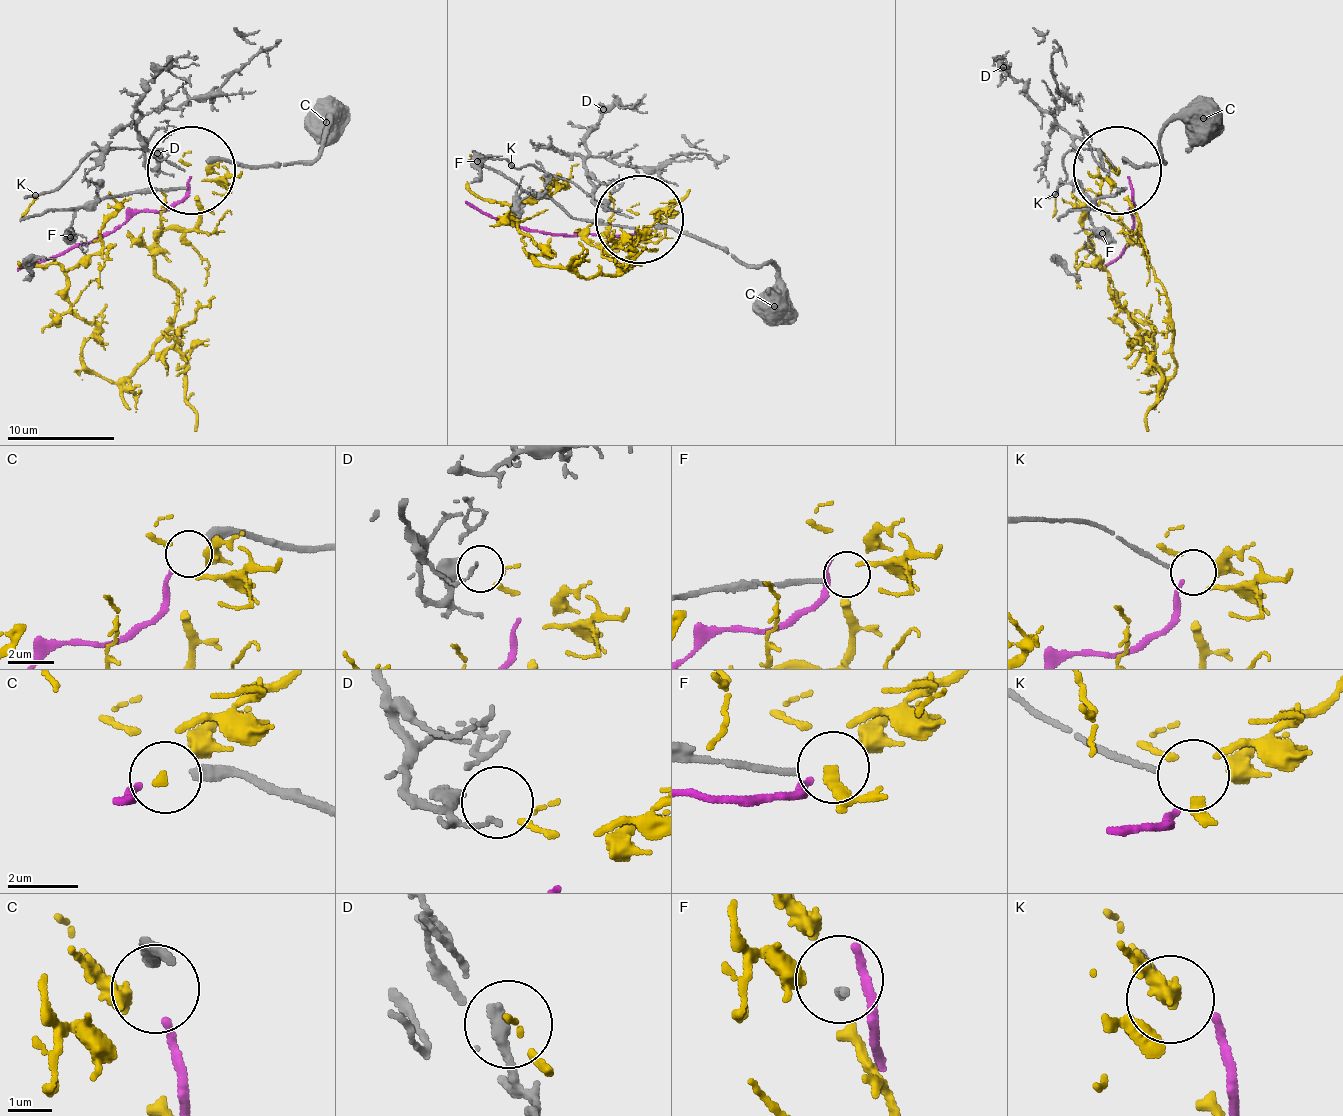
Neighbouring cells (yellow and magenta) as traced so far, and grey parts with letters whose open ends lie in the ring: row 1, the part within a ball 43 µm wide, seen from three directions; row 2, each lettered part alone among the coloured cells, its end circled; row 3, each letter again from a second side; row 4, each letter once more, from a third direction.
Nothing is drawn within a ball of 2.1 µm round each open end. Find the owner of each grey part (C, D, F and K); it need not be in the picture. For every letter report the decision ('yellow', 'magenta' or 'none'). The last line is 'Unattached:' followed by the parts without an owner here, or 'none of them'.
C: magenta
D: yellow
F: none
K: none
Unattached: F, K

